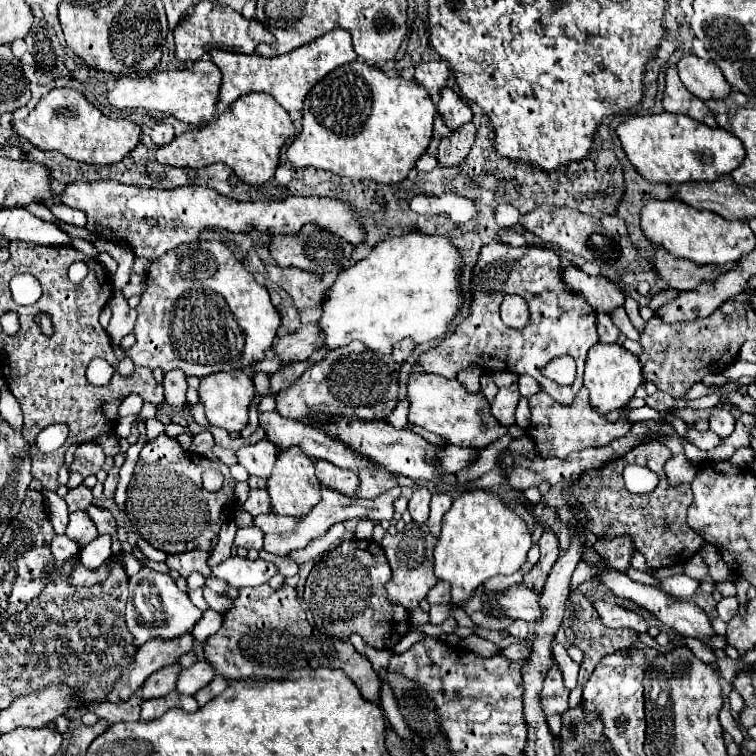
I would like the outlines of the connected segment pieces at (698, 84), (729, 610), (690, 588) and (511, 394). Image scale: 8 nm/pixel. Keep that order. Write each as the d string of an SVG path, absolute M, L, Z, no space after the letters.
M685 54L677 68L685 88L701 100L725 98L731 92L731 86L713 62L705 62L695 54Z
M721 598L717 602L717 614L723 622L729 622L737 614L737 608L739 608L737 598Z
M685 574L671 576L671 578L661 580L661 590L665 590L667 594L671 594L671 596L675 596L675 598L681 598L681 600L691 598L691 596L695 594L697 586L699 586L699 582L691 580L691 578L685 576Z
M517 384L499 388L499 392L491 404L491 414L497 418L499 424L503 424L503 426L515 424L515 408L519 404L519 398L521 398L521 394L517 390Z

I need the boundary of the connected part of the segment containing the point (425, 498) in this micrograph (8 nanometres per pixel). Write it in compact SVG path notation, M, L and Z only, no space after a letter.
M419 488L413 492L409 500L409 514L415 524L425 524L429 518L429 502L431 502L431 492L427 488Z

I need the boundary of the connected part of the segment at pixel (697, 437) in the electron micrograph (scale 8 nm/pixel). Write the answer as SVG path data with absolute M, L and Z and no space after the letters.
M689 428L687 434L685 434L685 438L687 438L691 444L695 444L697 448L701 448L701 450L711 450L711 448L715 448L715 446L721 444L719 436L711 434L711 430L709 430L709 432L699 432L699 430L695 430L695 428Z

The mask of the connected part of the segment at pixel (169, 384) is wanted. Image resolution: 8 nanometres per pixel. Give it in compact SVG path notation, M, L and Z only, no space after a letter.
M173 370L165 374L165 398L171 406L183 406L185 404L185 392L187 392L187 376L181 370Z

